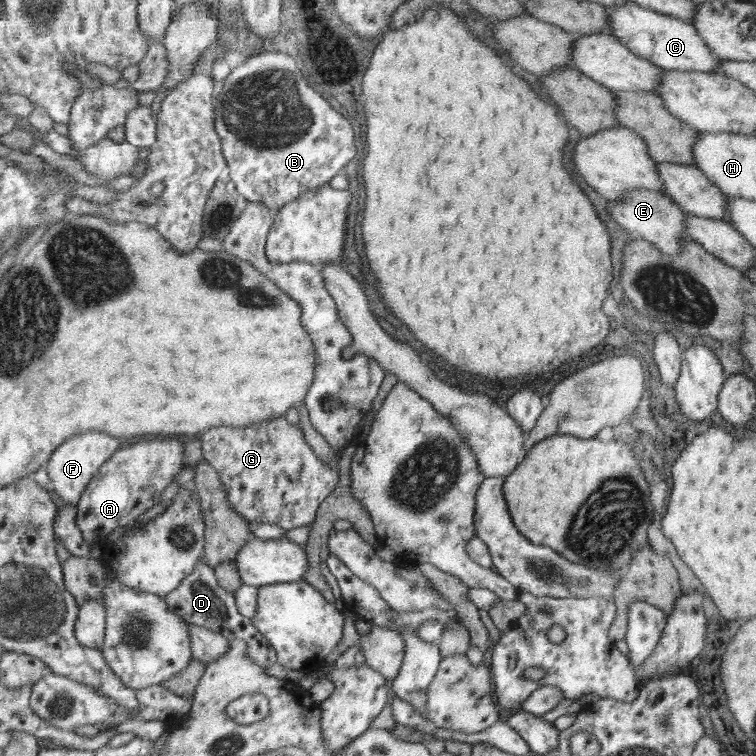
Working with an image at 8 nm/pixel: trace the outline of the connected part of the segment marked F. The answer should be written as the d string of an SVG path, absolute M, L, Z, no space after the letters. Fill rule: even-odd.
M87 432L87 434L79 434L69 438L52 454L45 465L51 480L50 487L65 504L77 505L93 477L114 455L113 452L117 448L119 448L119 440L109 434L103 434L103 432Z

